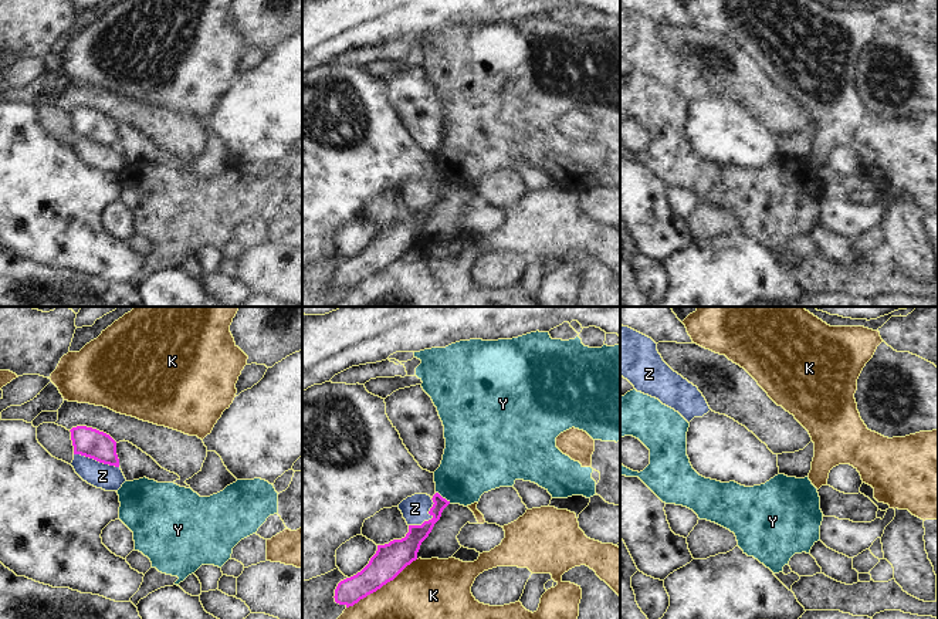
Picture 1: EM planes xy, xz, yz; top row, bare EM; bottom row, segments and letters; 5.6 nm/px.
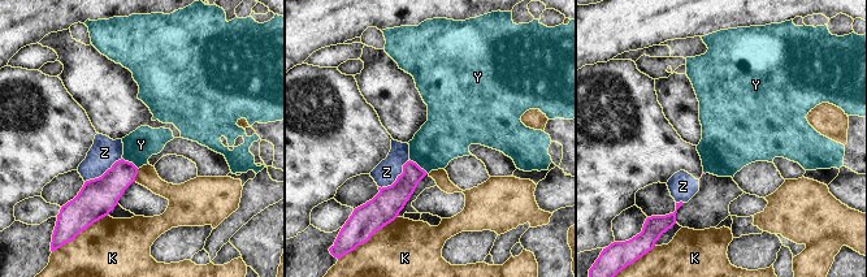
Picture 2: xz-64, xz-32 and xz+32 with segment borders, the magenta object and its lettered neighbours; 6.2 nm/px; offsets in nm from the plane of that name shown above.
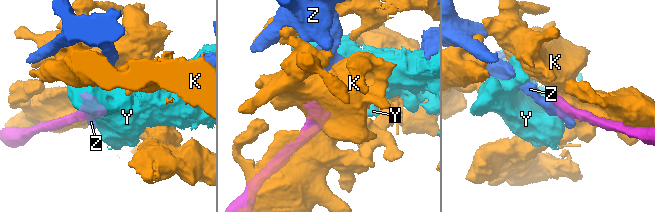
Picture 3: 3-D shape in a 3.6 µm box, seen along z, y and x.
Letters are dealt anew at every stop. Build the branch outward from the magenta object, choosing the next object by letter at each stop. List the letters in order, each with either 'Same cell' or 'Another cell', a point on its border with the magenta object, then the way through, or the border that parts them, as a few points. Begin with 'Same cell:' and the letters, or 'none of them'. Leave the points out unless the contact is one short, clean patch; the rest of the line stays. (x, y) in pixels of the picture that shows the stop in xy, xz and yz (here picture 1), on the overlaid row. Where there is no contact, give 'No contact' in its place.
Same cell: none of them
K: Another cell. Touches magenta at xz (381, 587)
Y: Another cell. Touches magenta at xz (442, 497). Boundary: xz (436, 491), (450, 503)
Z: Another cell. Touches magenta at xy (97, 460).

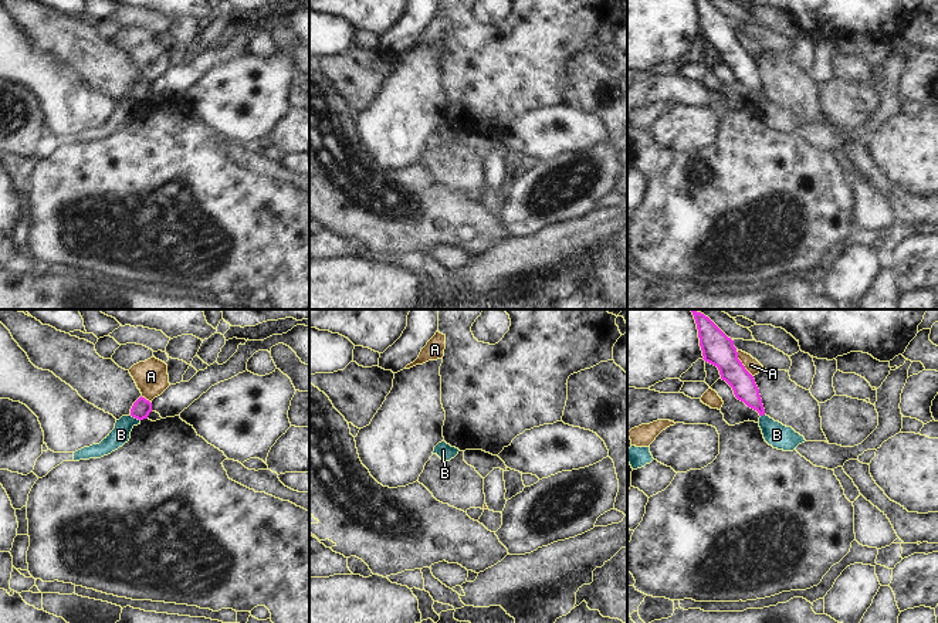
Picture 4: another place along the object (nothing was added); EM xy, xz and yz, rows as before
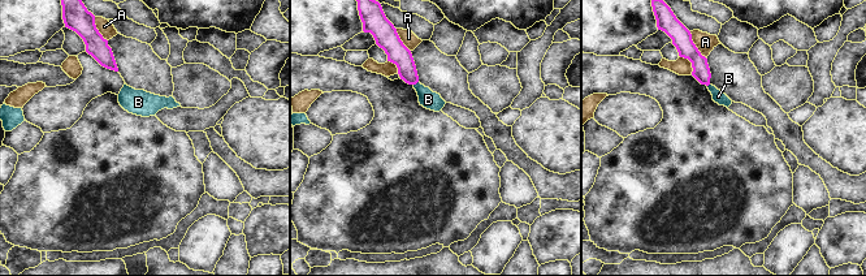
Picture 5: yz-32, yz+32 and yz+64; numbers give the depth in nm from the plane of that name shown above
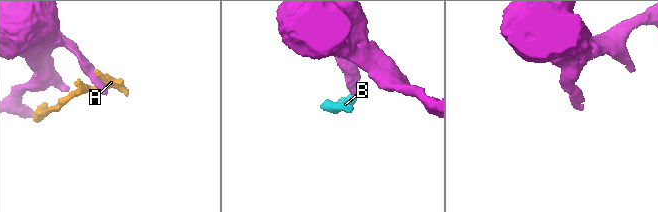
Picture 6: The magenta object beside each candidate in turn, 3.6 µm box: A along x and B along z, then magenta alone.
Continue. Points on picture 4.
Same cell: none of them
A: Another cell. Touches magenta at yz (741, 364). Boundary: yz (735, 349), (737, 358), (752, 376)
B: Another cell. Touches magenta at xy (135, 417). Boundary: xy (131, 415), (139, 420).

